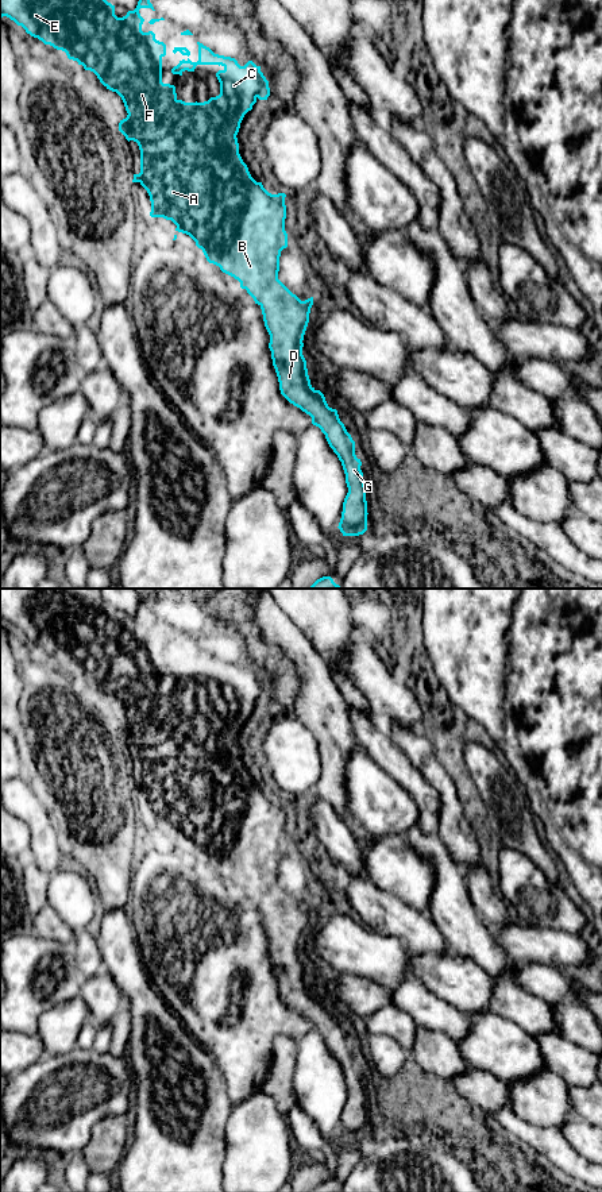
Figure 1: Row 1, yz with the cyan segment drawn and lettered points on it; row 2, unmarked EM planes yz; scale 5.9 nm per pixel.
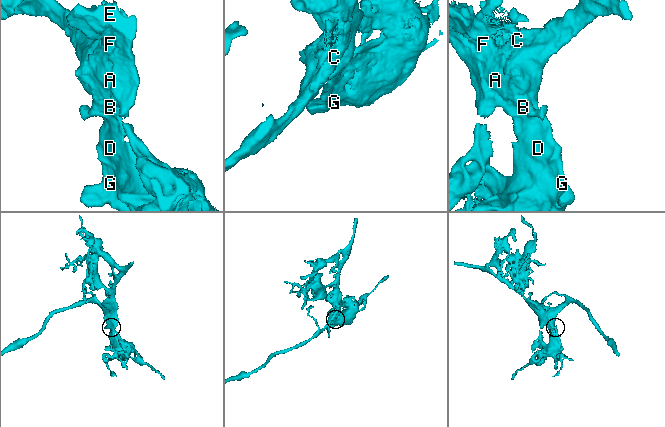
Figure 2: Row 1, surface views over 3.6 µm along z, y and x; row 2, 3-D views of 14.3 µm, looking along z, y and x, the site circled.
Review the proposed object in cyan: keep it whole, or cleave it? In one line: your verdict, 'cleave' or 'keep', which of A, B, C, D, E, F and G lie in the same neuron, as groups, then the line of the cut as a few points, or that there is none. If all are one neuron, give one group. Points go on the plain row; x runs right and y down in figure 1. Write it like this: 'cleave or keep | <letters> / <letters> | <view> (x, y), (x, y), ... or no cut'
keep | A B C D E F G | no cut

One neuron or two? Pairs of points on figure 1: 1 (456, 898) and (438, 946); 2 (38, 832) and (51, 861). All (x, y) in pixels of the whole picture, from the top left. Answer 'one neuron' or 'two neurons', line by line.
1: two neurons
2: one neuron

